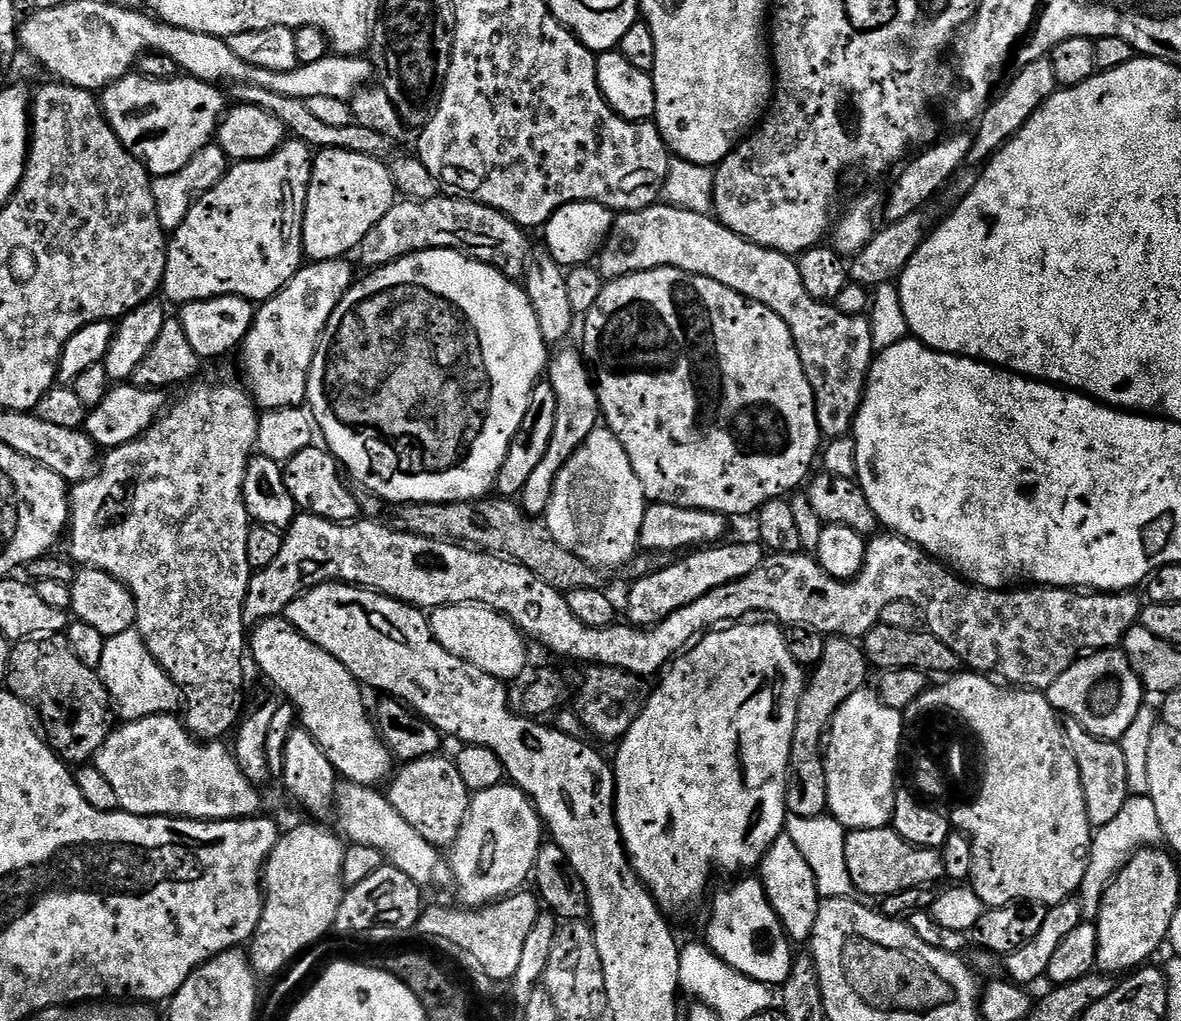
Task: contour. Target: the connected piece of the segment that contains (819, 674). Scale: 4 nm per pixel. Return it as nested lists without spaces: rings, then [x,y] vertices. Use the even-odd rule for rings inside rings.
[[[832,638],[824,645],[822,658],[811,669],[804,697],[798,706],[798,722],[792,739],[792,762],[788,777],[788,811],[802,818],[814,818],[828,812],[828,787],[824,754],[826,737],[837,710],[868,680],[870,665],[863,647],[855,640]]]

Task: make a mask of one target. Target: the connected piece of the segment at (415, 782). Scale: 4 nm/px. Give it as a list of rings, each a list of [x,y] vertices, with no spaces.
[[[424,756],[421,760],[412,760],[404,769],[391,777],[386,788],[388,800],[426,838],[426,842],[444,850],[456,843],[460,837],[460,828],[468,819],[468,807],[472,804],[466,782],[458,774],[458,766],[444,756]]]

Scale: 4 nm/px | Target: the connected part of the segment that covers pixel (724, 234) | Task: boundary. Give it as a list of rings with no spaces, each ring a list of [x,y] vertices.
[[[657,202],[637,212],[619,213],[613,219],[610,234],[606,238],[604,247],[598,253],[599,260],[598,271],[605,281],[617,280],[635,272],[645,272],[655,268],[677,268],[690,274],[714,278],[714,282],[722,282],[722,286],[730,286],[730,290],[754,302],[762,302],[762,306],[774,310],[774,314],[778,314],[778,318],[782,318],[782,322],[790,326],[790,334],[802,358],[806,378],[810,378],[821,437],[836,440],[853,431],[856,415],[864,400],[868,371],[872,369],[874,359],[872,321],[867,315],[851,316],[850,313],[836,308],[840,306],[835,303],[810,298],[810,293],[806,291],[806,285],[802,282],[802,274],[798,274],[798,266],[793,257],[782,254],[778,250],[763,248],[734,234],[734,230],[720,223],[715,215],[675,208],[673,204],[667,202]]]

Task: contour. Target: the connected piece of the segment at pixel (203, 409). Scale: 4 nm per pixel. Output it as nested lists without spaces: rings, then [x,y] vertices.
[[[200,384],[197,388],[189,387],[184,397],[169,410],[168,413],[161,415],[157,419],[156,423],[151,428],[145,430],[136,440],[126,442],[122,446],[111,449],[107,453],[108,456],[99,461],[98,471],[89,476],[88,479],[82,483],[75,485],[70,492],[70,527],[66,532],[66,544],[68,540],[68,552],[67,555],[71,557],[77,565],[87,566],[89,568],[97,568],[102,570],[106,574],[110,574],[114,578],[118,578],[124,585],[130,590],[130,594],[134,598],[136,603],[136,626],[135,631],[140,633],[140,637],[144,639],[144,645],[150,650],[150,654],[155,658],[157,662],[162,666],[162,670],[166,670],[166,674],[180,687],[180,694],[183,703],[186,705],[186,712],[188,708],[188,716],[186,715],[186,727],[193,736],[199,738],[204,742],[216,742],[228,731],[231,733],[233,729],[239,725],[242,719],[242,713],[244,708],[244,660],[246,664],[246,625],[244,623],[244,603],[246,602],[246,590],[250,586],[252,581],[253,568],[250,566],[250,562],[246,558],[246,538],[248,537],[248,529],[250,527],[250,517],[246,510],[246,502],[244,501],[244,483],[246,482],[246,470],[248,469],[248,462],[254,455],[254,449],[256,448],[256,435],[258,434],[258,422],[260,421],[258,415],[257,405],[254,403],[251,395],[243,387],[240,388],[236,384]]]

